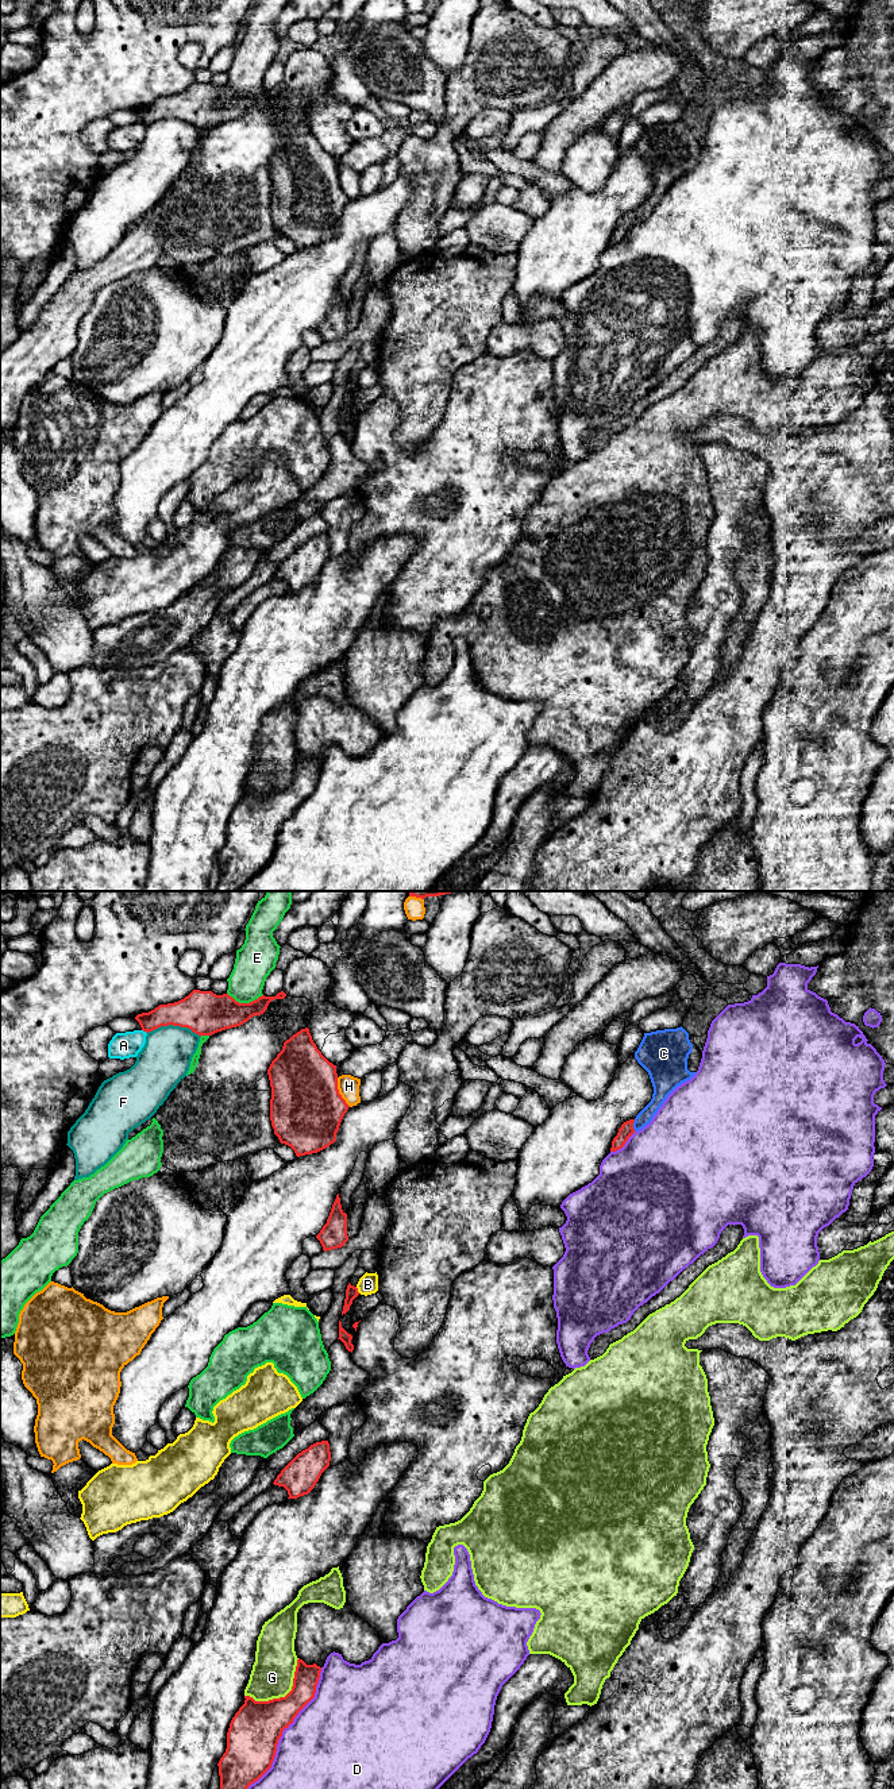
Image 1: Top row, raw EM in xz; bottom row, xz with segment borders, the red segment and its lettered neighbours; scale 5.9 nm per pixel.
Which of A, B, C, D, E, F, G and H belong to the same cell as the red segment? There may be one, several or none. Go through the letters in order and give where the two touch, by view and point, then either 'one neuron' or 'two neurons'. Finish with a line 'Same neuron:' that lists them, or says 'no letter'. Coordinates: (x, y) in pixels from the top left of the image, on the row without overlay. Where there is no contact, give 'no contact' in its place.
A: xz (145, 123) | two neurons
B: xz (357, 382) | two neurons
C: xz (632, 218) | one neuron
D: xz (281, 826) | two neurons
E: xz (245, 96) | two neurons
F: xz (174, 118) | two neurons
G: xz (282, 790) | two neurons
H: xz (338, 185) | two neurons
Same neuron: C

